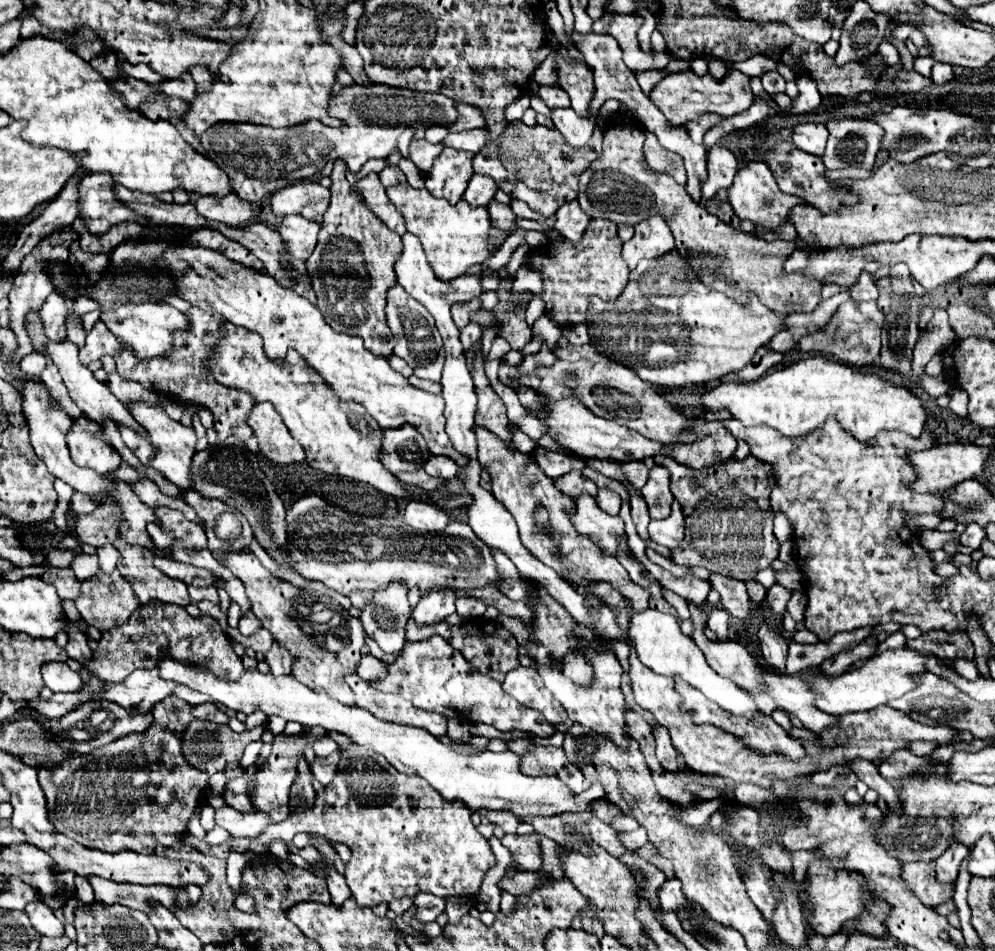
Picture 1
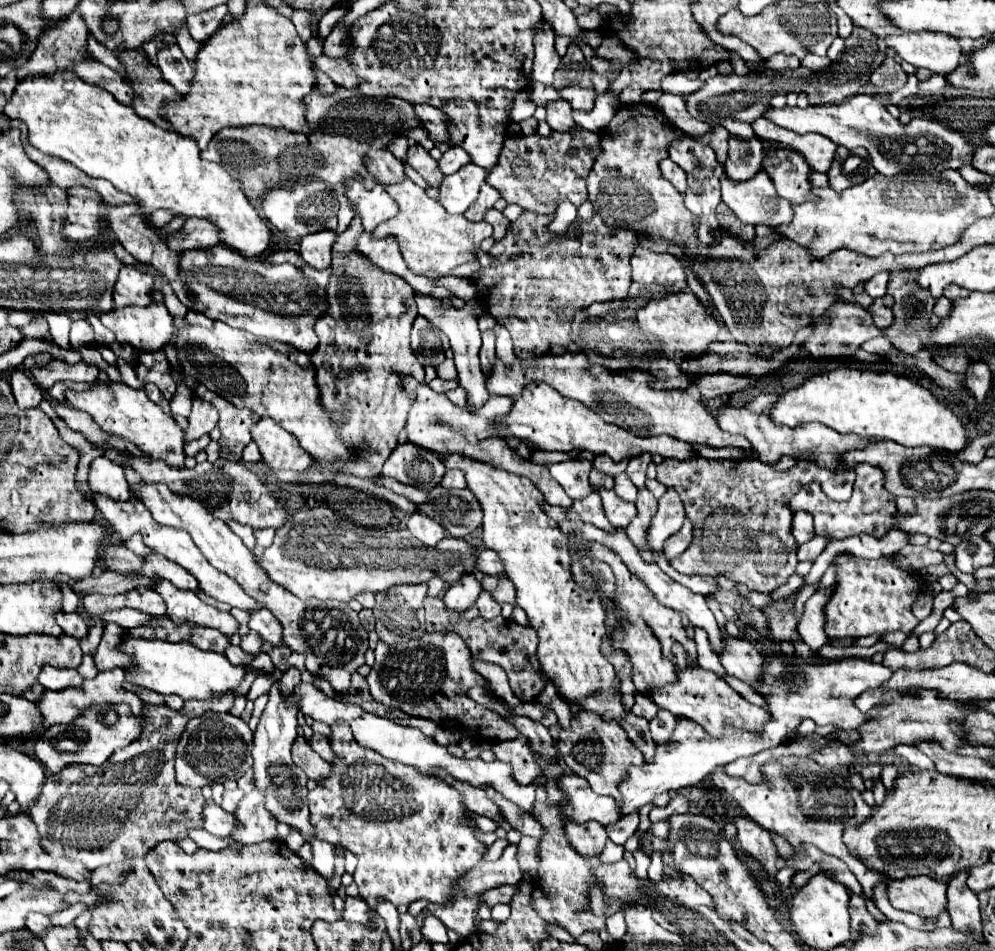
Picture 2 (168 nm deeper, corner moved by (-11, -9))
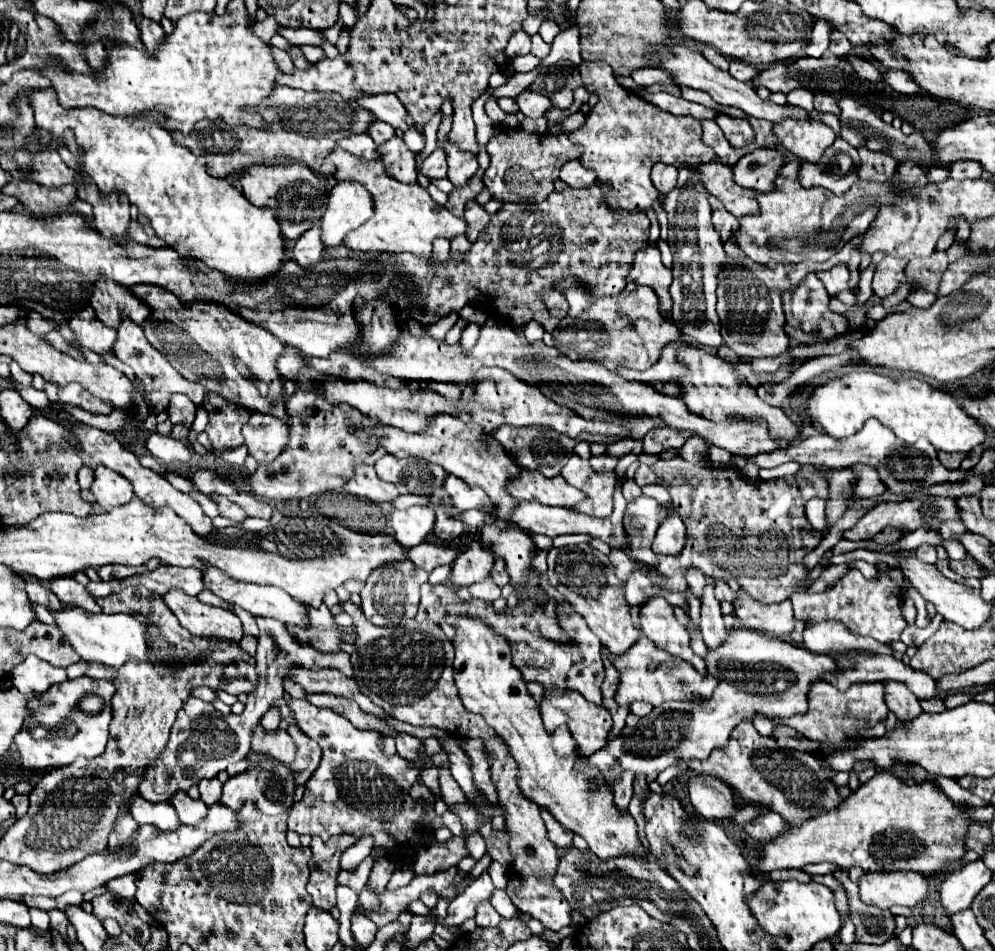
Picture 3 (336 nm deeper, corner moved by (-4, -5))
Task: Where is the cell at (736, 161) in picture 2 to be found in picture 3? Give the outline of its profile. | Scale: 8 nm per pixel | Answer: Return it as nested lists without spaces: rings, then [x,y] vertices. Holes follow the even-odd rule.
[[[720,113],[716,117],[716,123],[724,131],[728,143],[734,149],[746,149],[748,145],[754,143],[754,129],[752,129],[752,125],[748,121],[734,119],[734,117],[728,117],[728,115]]]

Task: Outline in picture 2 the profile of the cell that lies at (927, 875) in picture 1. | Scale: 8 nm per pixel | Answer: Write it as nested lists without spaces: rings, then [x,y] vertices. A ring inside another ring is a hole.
[[[905,877],[887,885],[887,897],[895,909],[937,917],[945,907],[945,883],[931,877]]]

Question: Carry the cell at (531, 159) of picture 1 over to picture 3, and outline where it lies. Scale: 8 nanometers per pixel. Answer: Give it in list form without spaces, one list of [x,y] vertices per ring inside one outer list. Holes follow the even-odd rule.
[[[574,113],[566,119],[562,119],[558,135],[542,133],[532,135],[524,129],[514,131],[500,131],[496,133],[488,145],[486,151],[490,155],[490,167],[484,173],[484,185],[492,193],[494,199],[500,199],[504,203],[540,203],[554,191],[554,181],[560,175],[560,169],[566,161],[580,159],[582,147],[570,141],[570,133],[574,129],[580,129],[584,125],[586,117],[582,113]]]

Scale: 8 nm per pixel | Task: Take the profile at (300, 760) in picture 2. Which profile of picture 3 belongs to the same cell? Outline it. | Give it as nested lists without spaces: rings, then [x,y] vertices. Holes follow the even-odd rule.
[[[256,727],[252,749],[264,749],[264,753],[268,753],[284,763],[294,763],[296,751],[298,751],[294,739],[284,729],[278,729],[276,735],[274,733],[266,735],[264,729],[260,729],[260,727]]]

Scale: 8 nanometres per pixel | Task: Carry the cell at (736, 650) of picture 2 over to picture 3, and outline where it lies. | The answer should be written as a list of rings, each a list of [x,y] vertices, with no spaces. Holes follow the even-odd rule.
[[[706,577],[706,589],[702,595],[702,621],[700,621],[700,629],[702,629],[702,637],[708,649],[718,649],[722,645],[722,641],[728,635],[728,629],[724,625],[722,613],[720,613],[720,603],[714,597],[714,579]]]

